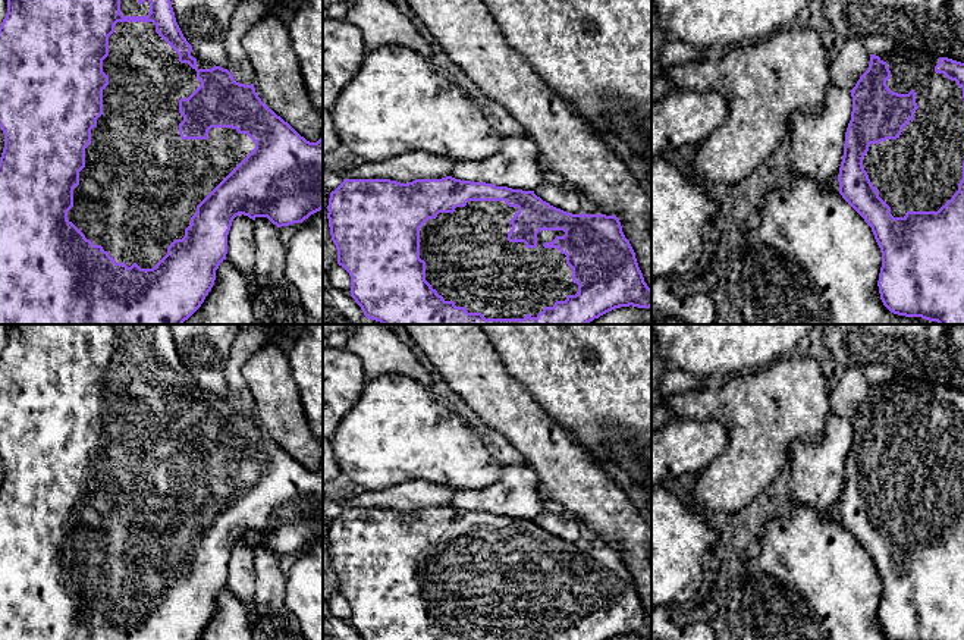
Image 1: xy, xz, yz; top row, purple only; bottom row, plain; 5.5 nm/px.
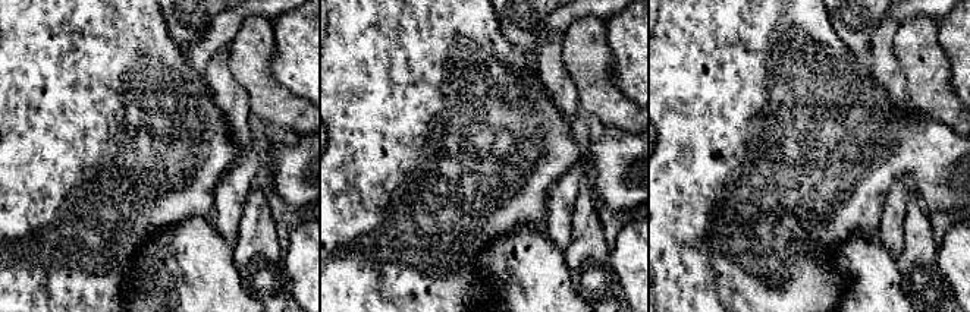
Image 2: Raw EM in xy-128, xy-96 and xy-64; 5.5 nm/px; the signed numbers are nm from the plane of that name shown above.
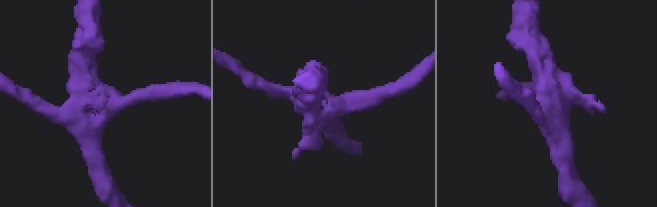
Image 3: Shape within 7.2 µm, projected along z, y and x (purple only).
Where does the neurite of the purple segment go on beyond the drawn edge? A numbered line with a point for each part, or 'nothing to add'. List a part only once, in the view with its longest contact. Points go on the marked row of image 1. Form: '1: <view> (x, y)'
1: xy (141, 184)

